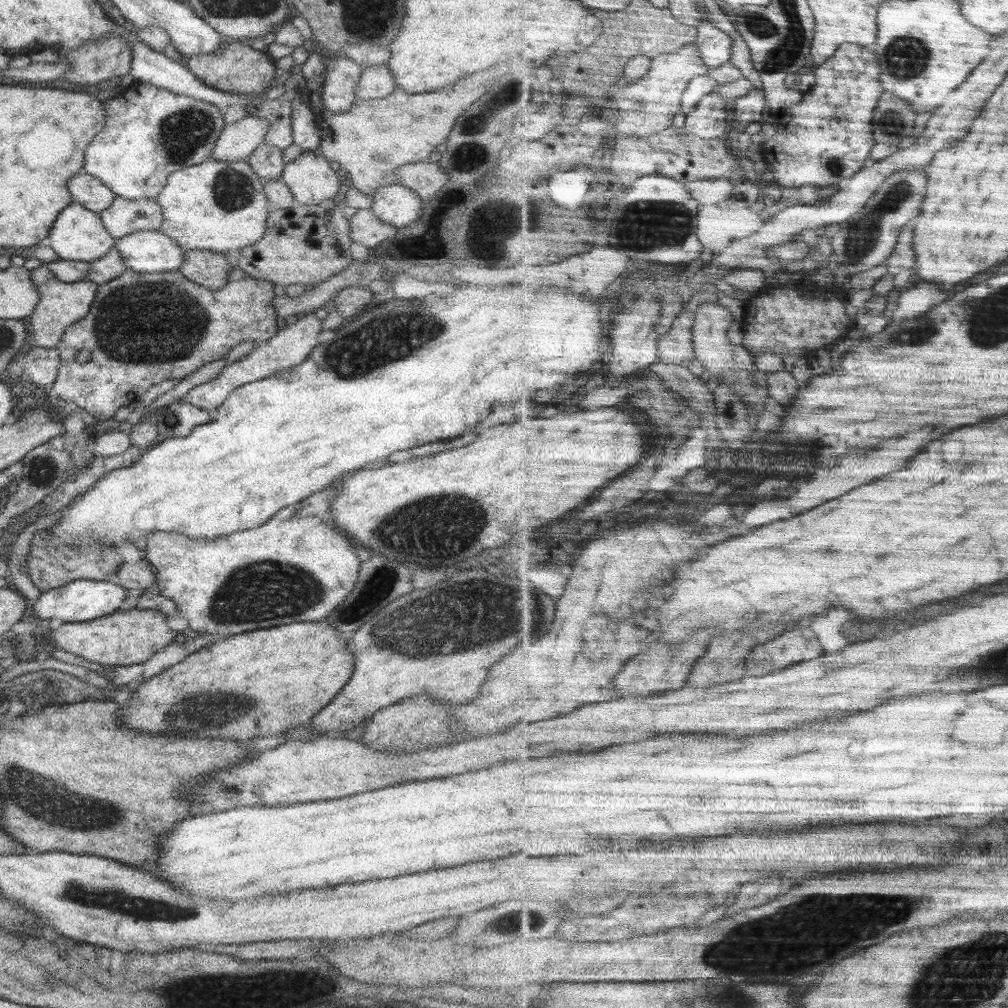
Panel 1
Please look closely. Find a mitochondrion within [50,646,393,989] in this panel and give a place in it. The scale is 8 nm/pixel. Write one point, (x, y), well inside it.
(117, 902)

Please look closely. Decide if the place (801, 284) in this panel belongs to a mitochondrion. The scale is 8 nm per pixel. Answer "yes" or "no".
no

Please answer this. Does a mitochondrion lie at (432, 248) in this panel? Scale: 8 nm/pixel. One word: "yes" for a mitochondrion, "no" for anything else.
no

